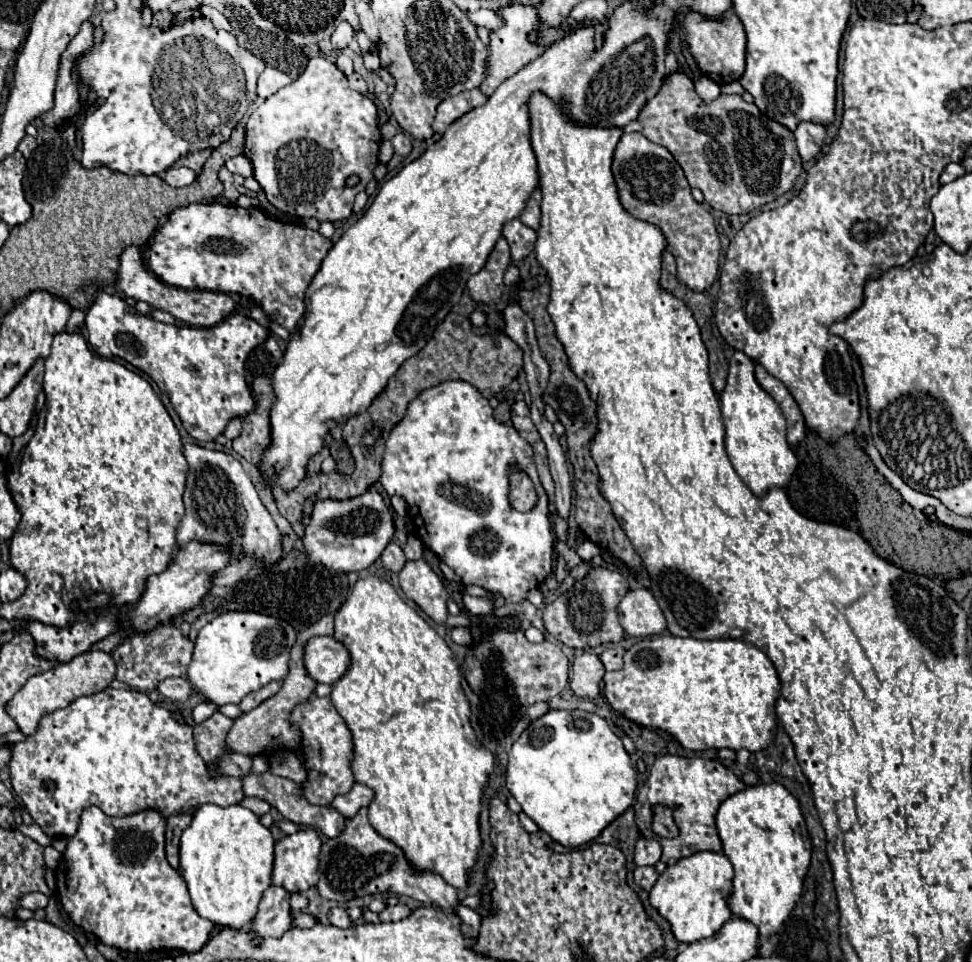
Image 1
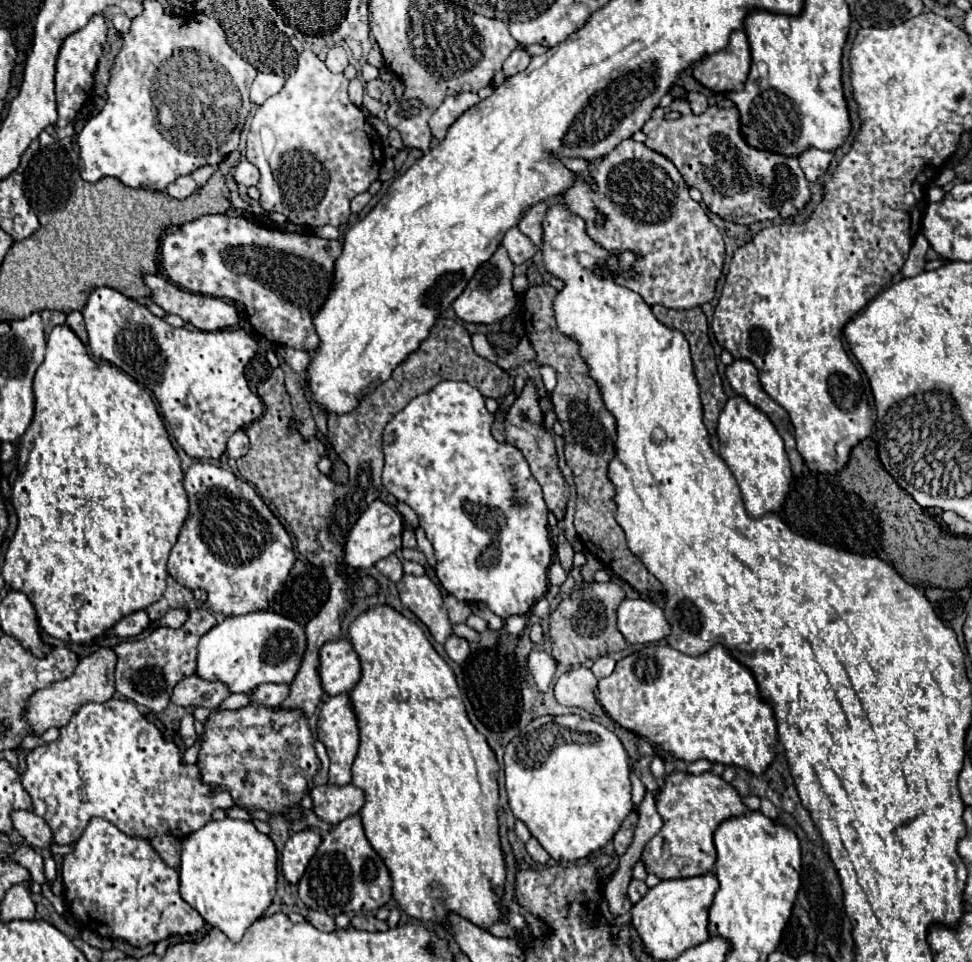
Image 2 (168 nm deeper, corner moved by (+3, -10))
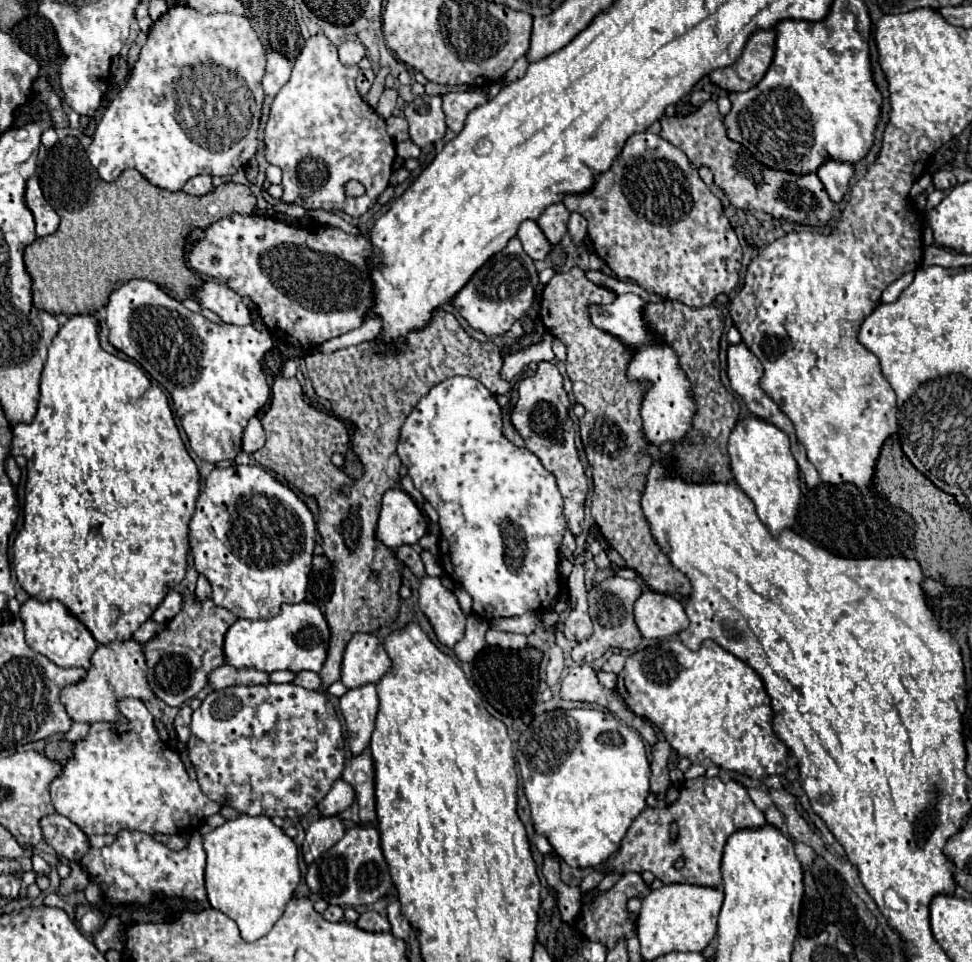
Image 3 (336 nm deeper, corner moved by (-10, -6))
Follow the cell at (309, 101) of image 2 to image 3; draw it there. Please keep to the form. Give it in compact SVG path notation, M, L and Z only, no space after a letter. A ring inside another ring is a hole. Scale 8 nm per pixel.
M320 34L306 40L300 56L296 58L290 80L282 86L282 90L276 94L272 102L270 116L264 128L266 160L282 170L282 188L284 188L284 194L280 198L282 202L298 204L306 210L322 208L332 212L354 214L356 198L350 198L344 186L350 180L358 180L366 186L366 194L358 198L358 218L360 218L376 204L376 198L386 190L390 174L394 170L396 144L386 132L384 118L380 118L356 90L354 82L358 76L358 67L358 65L344 66L338 60L336 48L326 36Z

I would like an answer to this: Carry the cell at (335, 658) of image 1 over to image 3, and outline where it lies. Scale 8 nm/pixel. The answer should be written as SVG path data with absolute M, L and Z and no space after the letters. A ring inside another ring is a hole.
M356 632L344 650L342 684L352 690L364 684L376 684L390 668L390 658L382 642L372 634Z

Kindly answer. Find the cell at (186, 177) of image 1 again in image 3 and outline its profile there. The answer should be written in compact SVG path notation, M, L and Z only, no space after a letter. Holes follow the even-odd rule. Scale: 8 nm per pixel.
M208 174L202 176L194 176L184 184L184 192L192 194L192 196L204 196L212 190L212 178Z

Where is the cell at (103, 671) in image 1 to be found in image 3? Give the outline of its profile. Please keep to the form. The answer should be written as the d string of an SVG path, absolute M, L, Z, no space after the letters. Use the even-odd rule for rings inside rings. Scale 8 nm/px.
M130 638L124 642L110 642L106 646L98 646L90 662L92 666L88 668L86 676L70 686L64 686L60 692L60 702L74 722L114 722L120 718L116 710L118 700L128 696L138 700L150 700L154 696L146 682L146 662L140 642Z

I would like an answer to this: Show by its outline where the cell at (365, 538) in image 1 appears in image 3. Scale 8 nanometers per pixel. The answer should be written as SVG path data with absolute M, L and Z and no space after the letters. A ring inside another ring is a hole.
M392 488L382 498L376 540L390 550L416 544L428 532L428 522L414 500L400 488Z

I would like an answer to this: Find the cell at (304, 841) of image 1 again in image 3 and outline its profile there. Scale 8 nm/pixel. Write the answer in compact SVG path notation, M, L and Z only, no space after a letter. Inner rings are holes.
M336 816L312 822L306 830L306 838L302 844L302 856L306 864L314 862L322 852L332 848L338 840L342 840L342 836L344 836L344 826Z

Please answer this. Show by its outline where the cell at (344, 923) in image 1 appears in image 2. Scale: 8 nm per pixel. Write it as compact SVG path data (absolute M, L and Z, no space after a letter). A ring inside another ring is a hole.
M309 910L307 914L307 920L317 928L317 930L323 930L323 932L331 932L335 930L335 920L323 912L315 912L315 910Z

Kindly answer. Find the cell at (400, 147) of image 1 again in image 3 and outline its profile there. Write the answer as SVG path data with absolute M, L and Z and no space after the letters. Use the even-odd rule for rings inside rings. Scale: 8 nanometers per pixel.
M390 116L386 120L386 124L388 124L388 134L396 142L402 142L402 140L408 140L410 138L410 134L408 134L408 122L402 116Z

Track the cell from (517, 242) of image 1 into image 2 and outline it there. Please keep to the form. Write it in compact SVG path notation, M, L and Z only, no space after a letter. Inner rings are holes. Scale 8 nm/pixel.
M511 228L505 234L505 238L503 238L501 244L509 252L509 258L513 260L513 264L523 264L529 258L533 258L533 254L537 252L537 246L525 234L521 234L519 228Z

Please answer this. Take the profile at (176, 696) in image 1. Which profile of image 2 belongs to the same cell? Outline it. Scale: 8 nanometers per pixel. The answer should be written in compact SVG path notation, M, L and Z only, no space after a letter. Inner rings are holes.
M193 674L177 684L171 700L177 706L205 706L205 708L213 710L223 702L221 694L223 694L223 700L231 694L227 684L209 682L209 680L199 678L197 674Z

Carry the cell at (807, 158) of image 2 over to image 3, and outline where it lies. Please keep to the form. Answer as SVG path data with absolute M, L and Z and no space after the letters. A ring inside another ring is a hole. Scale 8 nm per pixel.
M826 160L826 162L818 168L818 178L822 180L822 184L824 184L828 196L830 196L834 202L840 202L840 200L842 200L850 176L852 176L852 166L846 164L846 162Z

